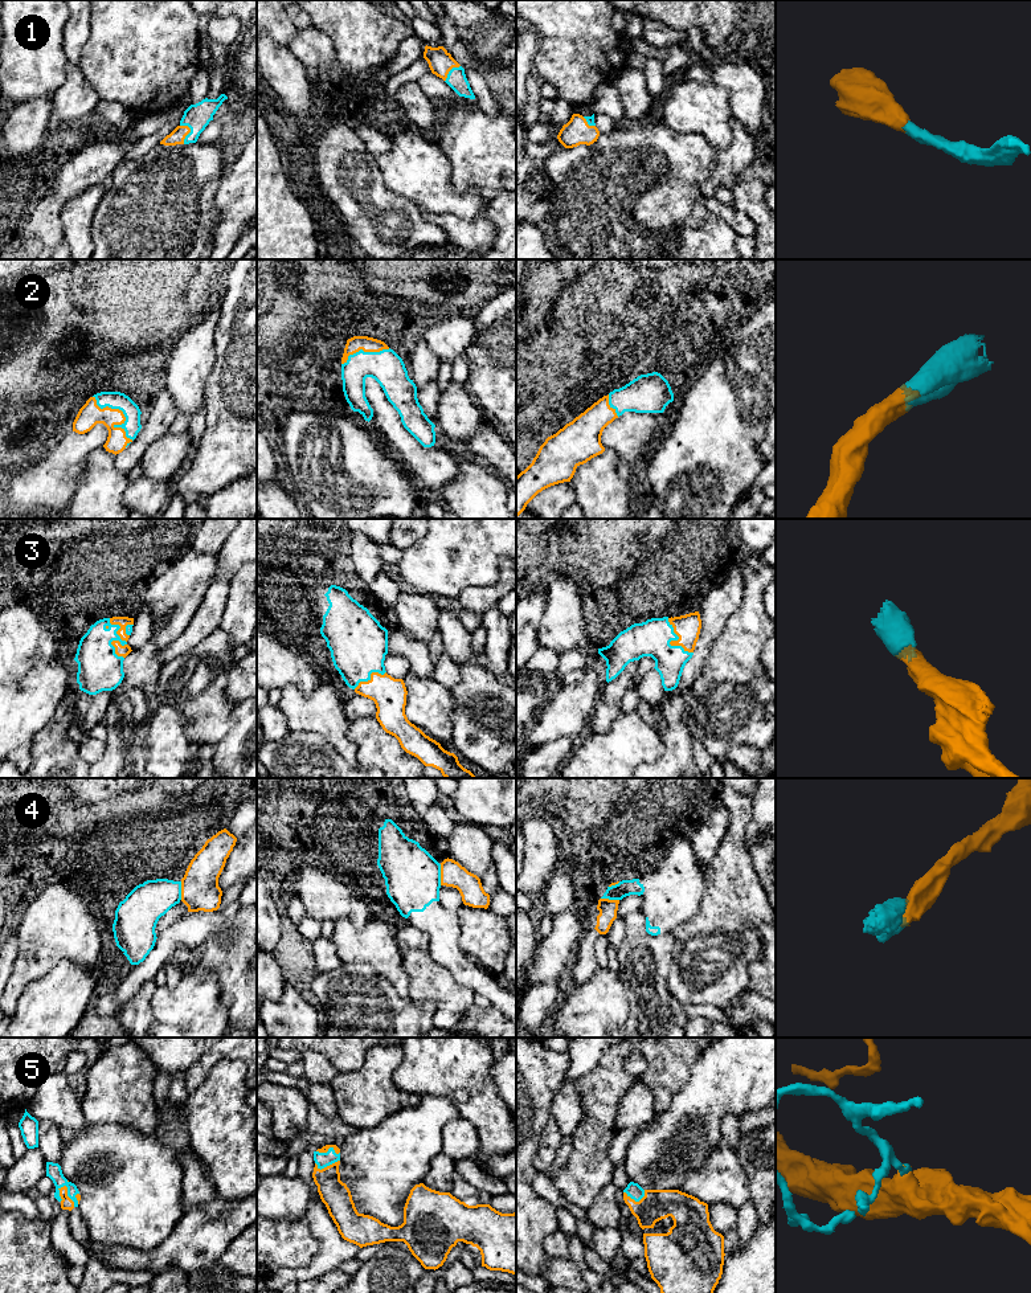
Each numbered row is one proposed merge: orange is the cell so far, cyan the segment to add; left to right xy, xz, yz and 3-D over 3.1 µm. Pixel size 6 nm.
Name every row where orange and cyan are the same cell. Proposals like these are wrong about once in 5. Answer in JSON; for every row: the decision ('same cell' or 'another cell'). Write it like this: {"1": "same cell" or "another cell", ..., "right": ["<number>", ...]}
{"1": "same cell", "2": "same cell", "3": "same cell", "4": "another cell", "5": "same cell", "right": ["1", "2", "3", "5"]}

